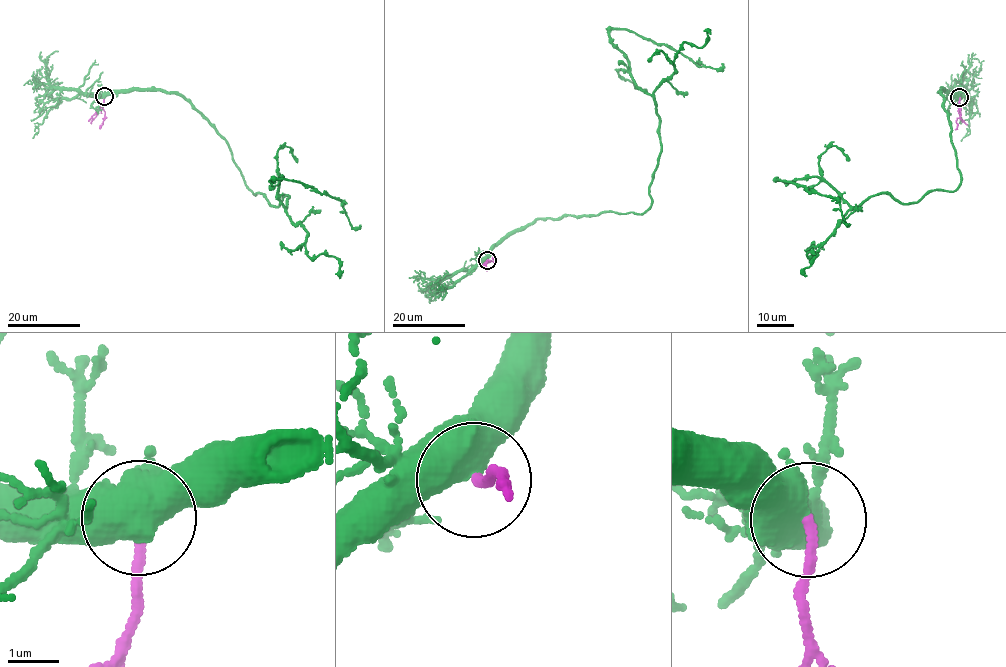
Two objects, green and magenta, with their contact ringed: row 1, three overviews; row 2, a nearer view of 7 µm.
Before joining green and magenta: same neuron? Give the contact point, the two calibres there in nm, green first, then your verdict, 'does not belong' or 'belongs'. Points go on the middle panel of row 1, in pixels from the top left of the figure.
at (487, 260); 550 nm thick on the green side, 180 nm on the other; belongs

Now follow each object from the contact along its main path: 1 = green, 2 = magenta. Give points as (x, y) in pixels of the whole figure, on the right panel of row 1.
1: (959, 97), (938, 93), (960, 181), (952, 191), (851, 206), (816, 177), (776, 180), (832, 196), (843, 221)
2: (959, 97), (960, 116), (955, 129)

